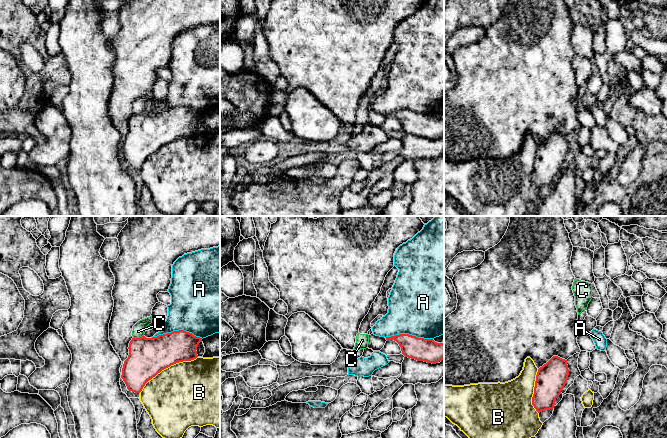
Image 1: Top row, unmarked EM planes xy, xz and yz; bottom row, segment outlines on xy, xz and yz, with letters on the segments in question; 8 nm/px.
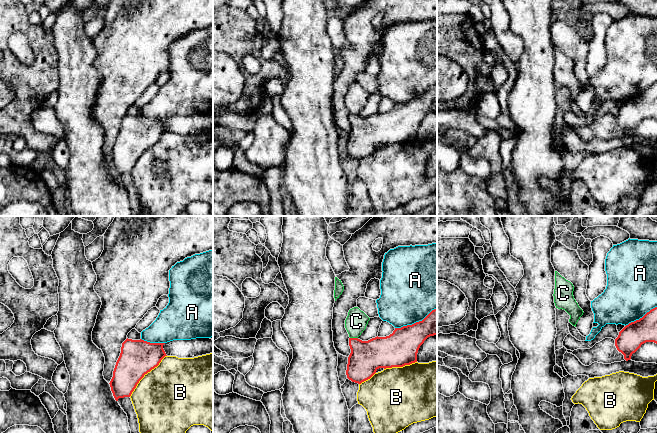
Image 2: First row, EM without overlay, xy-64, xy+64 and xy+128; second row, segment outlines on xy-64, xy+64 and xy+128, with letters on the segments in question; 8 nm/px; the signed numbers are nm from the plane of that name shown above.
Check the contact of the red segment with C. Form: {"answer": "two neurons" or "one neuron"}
{"answer": "two neurons"}

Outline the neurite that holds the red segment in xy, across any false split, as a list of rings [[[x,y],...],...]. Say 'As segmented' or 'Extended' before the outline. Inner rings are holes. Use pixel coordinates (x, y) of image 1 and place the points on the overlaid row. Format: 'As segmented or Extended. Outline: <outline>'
As segmented. Outline: [[[184,330],[152,338],[132,338],[121,375],[127,389],[140,393],[145,384],[162,370],[179,362],[196,359],[200,342],[202,338]]]

